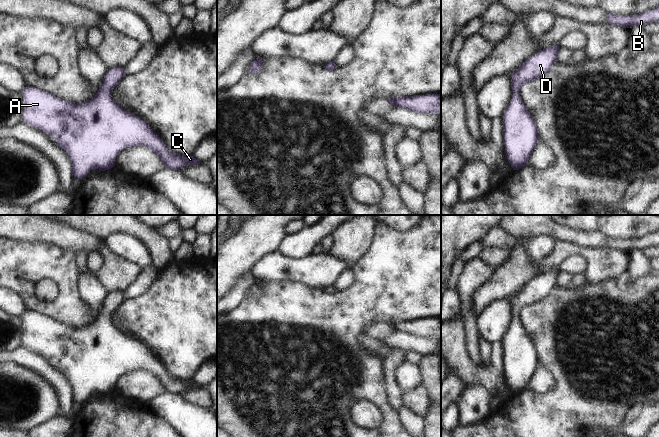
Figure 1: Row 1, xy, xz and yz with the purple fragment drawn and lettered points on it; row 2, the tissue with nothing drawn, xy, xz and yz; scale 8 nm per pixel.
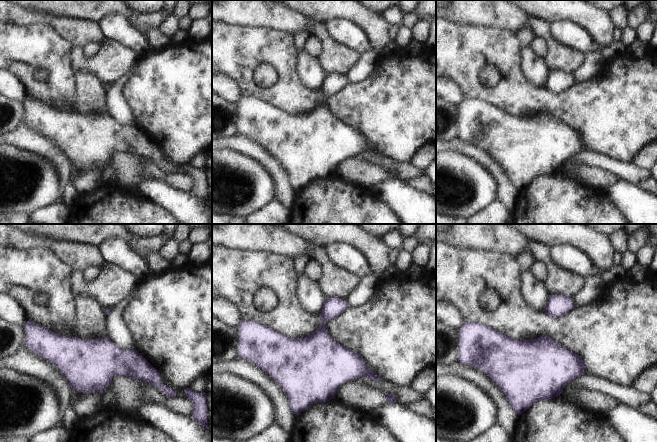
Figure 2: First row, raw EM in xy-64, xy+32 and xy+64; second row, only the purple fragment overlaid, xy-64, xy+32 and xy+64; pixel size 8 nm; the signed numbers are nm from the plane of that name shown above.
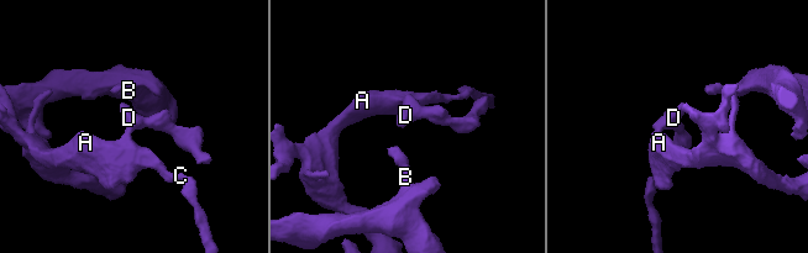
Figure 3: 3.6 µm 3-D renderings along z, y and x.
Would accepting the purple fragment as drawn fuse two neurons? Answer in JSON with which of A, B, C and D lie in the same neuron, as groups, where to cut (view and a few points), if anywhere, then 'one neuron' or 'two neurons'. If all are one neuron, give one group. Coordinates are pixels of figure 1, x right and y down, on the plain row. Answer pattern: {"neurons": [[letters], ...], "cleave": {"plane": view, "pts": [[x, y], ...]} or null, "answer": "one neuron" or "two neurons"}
{"neurons": [["A", "B", "C", "D"]], "cleave": null, "answer": "one neuron"}

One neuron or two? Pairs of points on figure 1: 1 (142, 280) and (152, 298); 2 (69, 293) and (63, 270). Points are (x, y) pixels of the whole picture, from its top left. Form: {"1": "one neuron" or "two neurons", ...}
{"1": "two neurons", "2": "one neuron"}

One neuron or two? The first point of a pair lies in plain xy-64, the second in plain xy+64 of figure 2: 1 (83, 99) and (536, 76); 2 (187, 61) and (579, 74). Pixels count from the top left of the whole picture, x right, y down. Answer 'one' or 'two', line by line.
1: one
2: two

